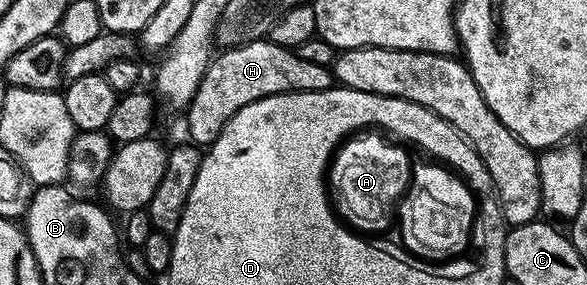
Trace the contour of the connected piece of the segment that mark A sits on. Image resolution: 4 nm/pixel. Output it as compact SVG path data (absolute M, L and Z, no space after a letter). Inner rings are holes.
M379 125L353 127L351 137L343 137L325 156L331 173L325 177L327 195L331 199L331 215L347 231L359 229L359 233L387 233L401 198L410 184L413 157L408 144L392 131L381 131Z

